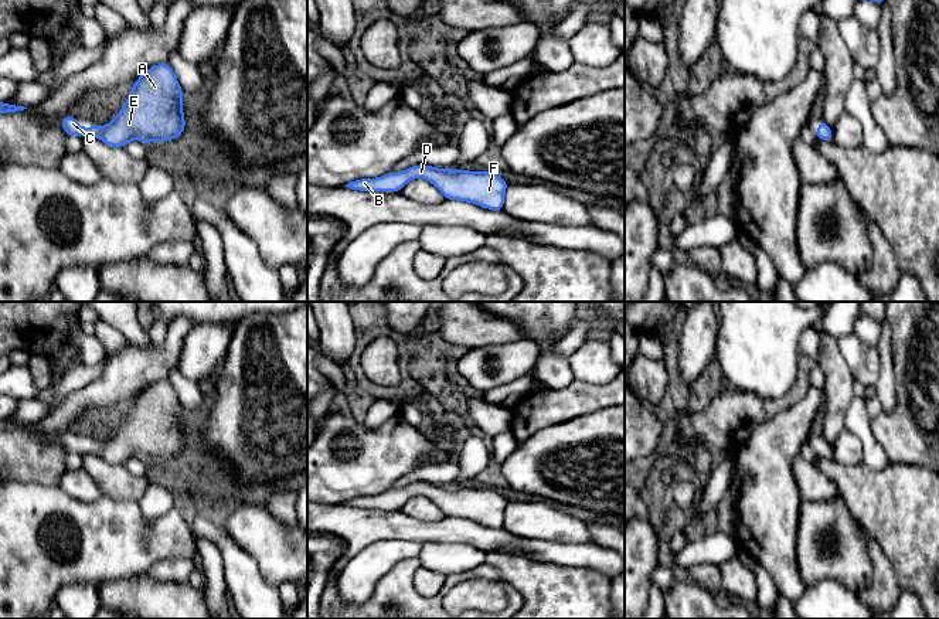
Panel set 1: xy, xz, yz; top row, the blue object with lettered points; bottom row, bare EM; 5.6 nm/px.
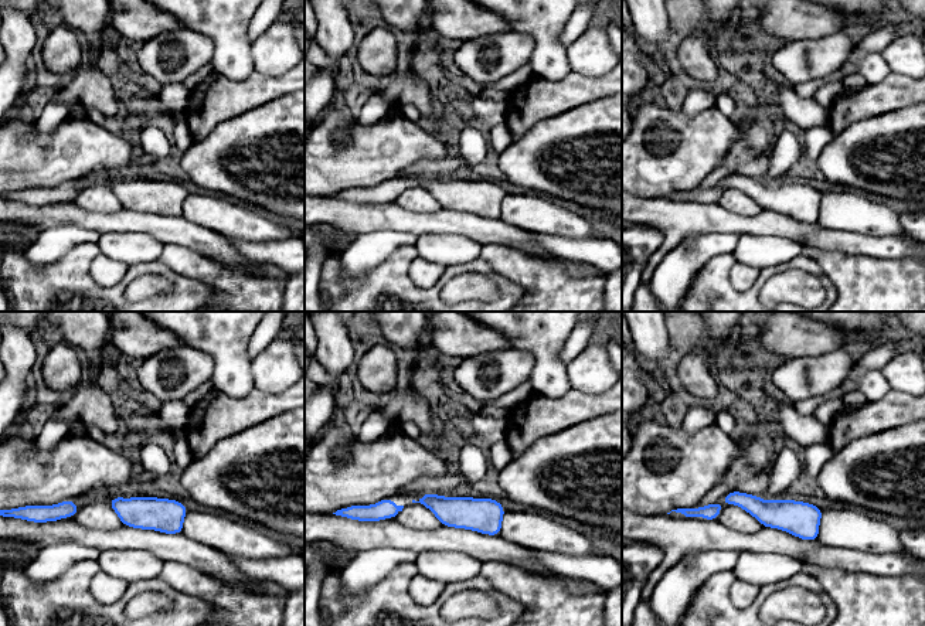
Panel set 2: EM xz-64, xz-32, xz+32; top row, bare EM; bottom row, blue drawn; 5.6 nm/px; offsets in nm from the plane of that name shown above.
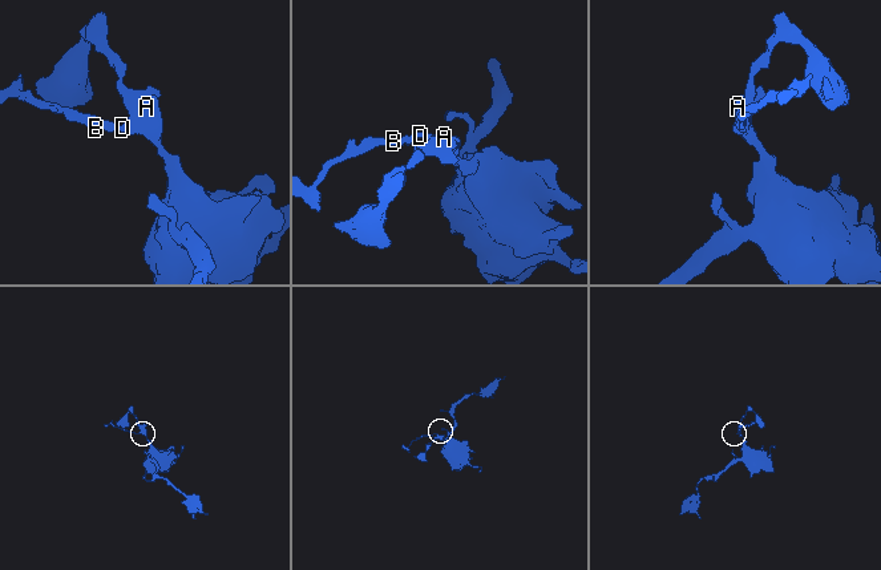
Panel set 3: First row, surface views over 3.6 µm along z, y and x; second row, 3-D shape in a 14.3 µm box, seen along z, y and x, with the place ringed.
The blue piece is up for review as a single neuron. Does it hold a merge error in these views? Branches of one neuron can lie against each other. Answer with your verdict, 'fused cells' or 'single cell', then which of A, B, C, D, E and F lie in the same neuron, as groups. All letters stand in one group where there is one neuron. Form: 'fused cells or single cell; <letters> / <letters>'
single cell; A B C D E F

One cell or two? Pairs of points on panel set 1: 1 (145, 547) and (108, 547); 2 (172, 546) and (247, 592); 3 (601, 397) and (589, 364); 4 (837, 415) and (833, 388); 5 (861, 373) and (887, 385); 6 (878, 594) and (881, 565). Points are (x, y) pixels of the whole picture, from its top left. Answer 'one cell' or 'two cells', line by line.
1: one cell
2: two cells
3: two cells
4: one cell
5: two cells
6: one cell

